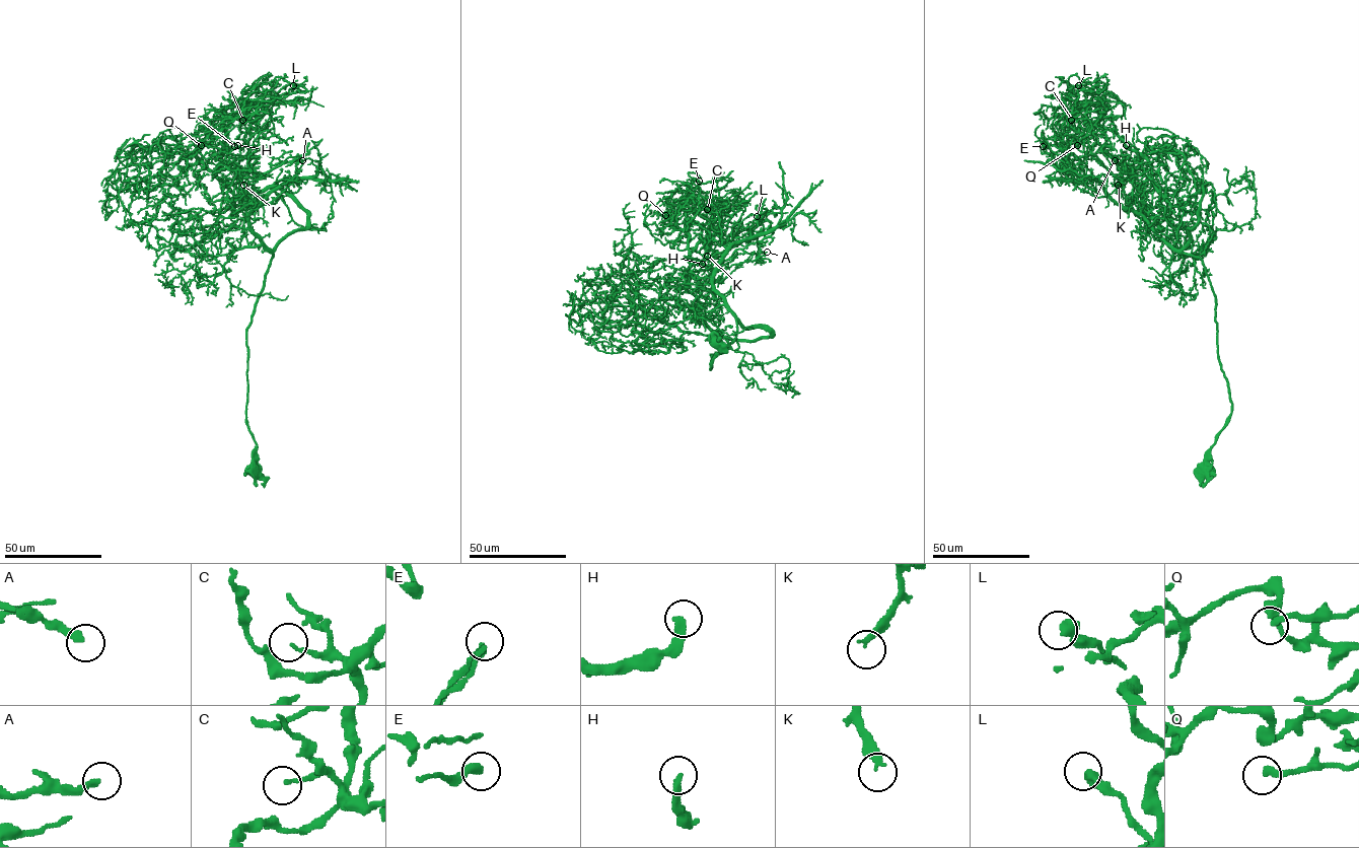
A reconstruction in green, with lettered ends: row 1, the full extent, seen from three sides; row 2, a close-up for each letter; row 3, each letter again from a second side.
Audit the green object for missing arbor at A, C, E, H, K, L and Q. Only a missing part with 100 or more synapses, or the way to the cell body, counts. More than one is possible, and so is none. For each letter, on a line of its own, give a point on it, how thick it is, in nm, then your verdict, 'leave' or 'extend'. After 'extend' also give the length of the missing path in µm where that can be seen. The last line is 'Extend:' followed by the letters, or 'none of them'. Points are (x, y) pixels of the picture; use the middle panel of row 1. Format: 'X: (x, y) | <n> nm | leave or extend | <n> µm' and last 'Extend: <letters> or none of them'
A: (767, 252) | 280 nm | leave
C: (707, 209) | 130 nm | leave
E: (699, 181) | 320 nm | leave
H: (702, 264) | 300 nm | extend | 60 µm
K: (707, 256) | 260 nm | extend | 50 µm
L: (757, 216) | 400 nm | leave
Q: (665, 215) | 180 nm | leave
Extend: H, K

